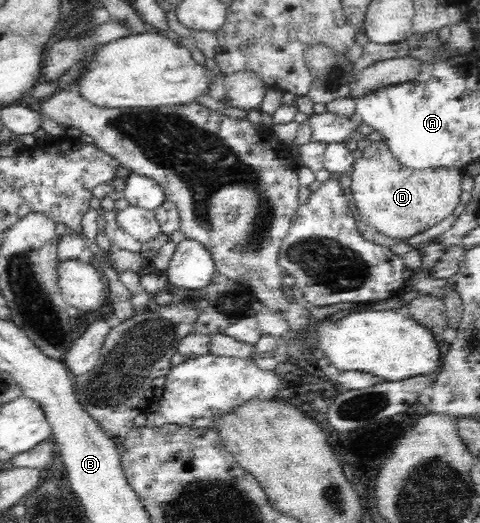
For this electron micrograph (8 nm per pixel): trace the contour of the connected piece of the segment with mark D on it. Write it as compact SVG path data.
M382 141L362 144L363 154L358 158L351 175L349 192L360 211L360 217L368 228L379 232L398 243L432 229L434 225L448 219L464 196L461 189L462 172L457 169L436 171L410 171L404 169L393 157L388 146Z

